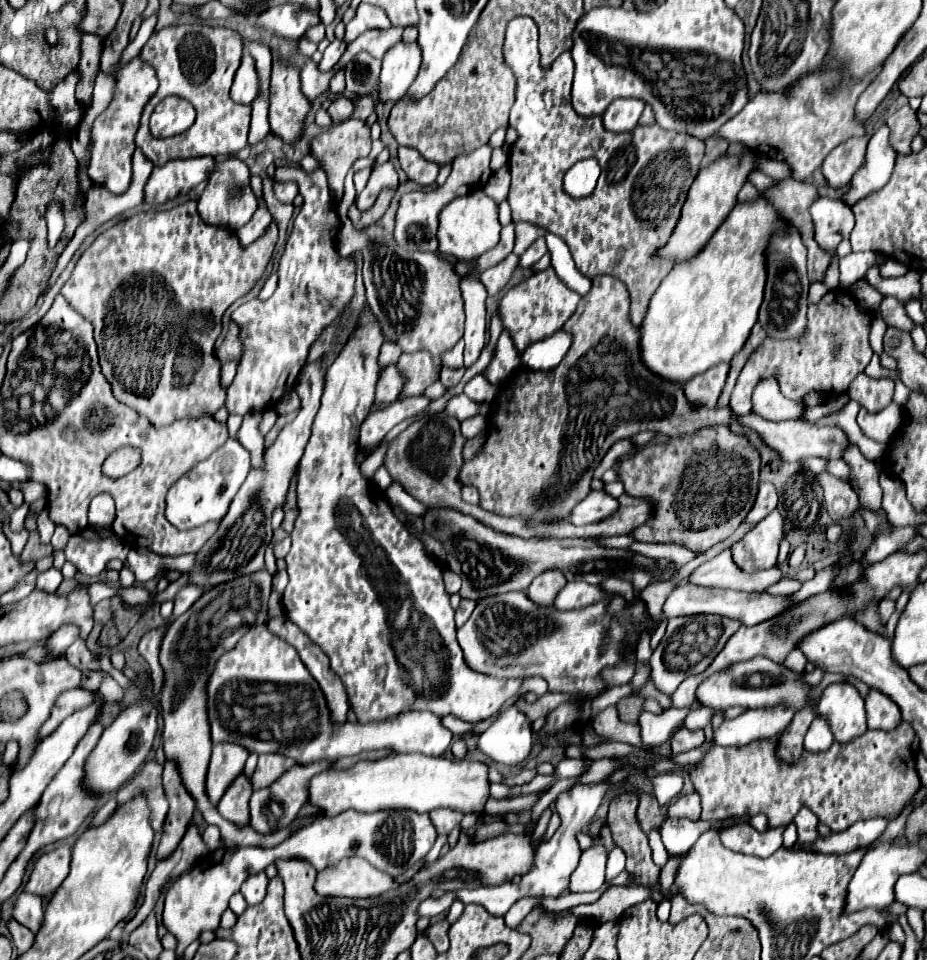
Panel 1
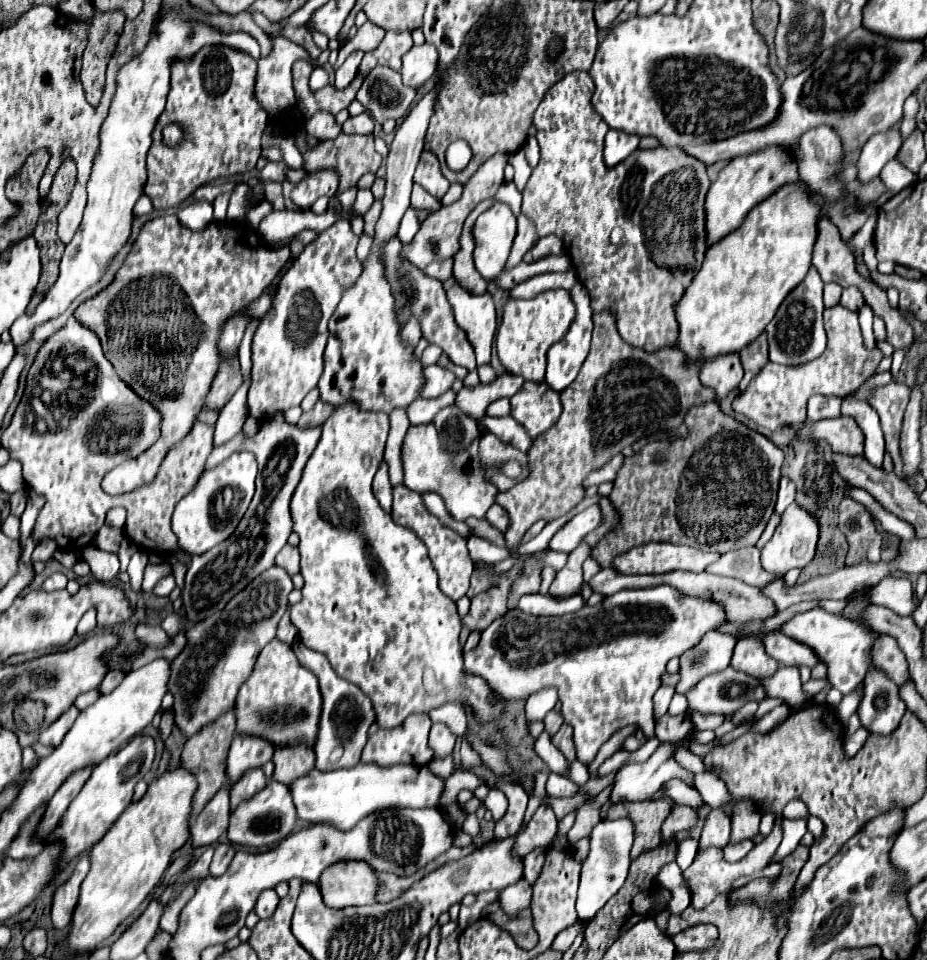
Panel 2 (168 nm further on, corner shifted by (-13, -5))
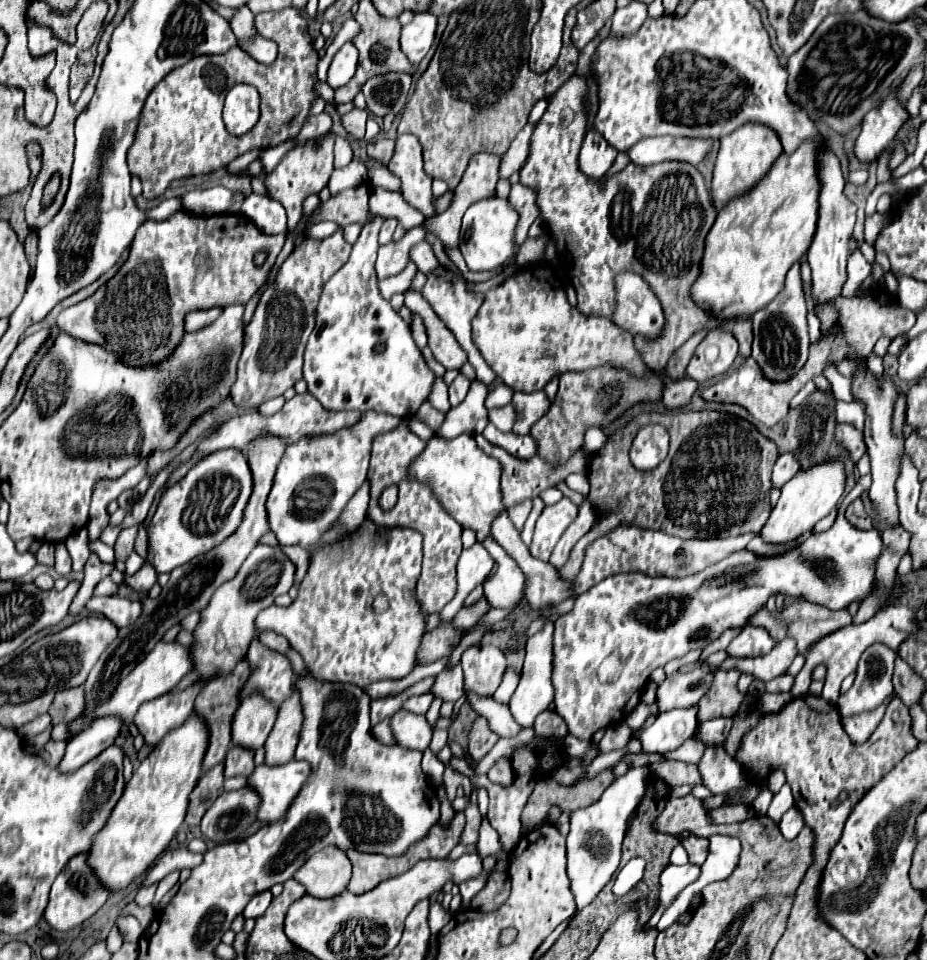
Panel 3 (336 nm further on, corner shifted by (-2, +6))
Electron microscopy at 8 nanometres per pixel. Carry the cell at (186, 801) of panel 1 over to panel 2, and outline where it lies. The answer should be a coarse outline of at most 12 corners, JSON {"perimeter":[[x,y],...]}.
{"perimeter":[[233,712],[191,736],[181,768],[197,780],[193,818],[225,784]]}

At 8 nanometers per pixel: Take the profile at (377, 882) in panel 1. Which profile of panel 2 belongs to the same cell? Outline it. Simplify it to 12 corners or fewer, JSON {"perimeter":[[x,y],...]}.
{"perimeter":[[363,860],[329,866],[321,896],[331,908],[375,904],[377,870]]}

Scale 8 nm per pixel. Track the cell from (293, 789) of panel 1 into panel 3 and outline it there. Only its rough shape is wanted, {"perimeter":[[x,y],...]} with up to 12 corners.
{"perimeter":[[250,787],[222,793],[202,817],[212,843],[256,823]]}

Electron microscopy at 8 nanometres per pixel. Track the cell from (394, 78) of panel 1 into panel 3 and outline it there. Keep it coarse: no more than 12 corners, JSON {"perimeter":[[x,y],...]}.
{"perimeter":[[416,13],[402,27],[400,45],[412,65],[428,53],[438,21]]}

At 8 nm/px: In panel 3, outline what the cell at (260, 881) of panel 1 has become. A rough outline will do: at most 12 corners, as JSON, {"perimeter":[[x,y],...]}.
{"perimeter":[[270,891],[258,893],[244,909],[244,917],[262,917],[272,901]]}

